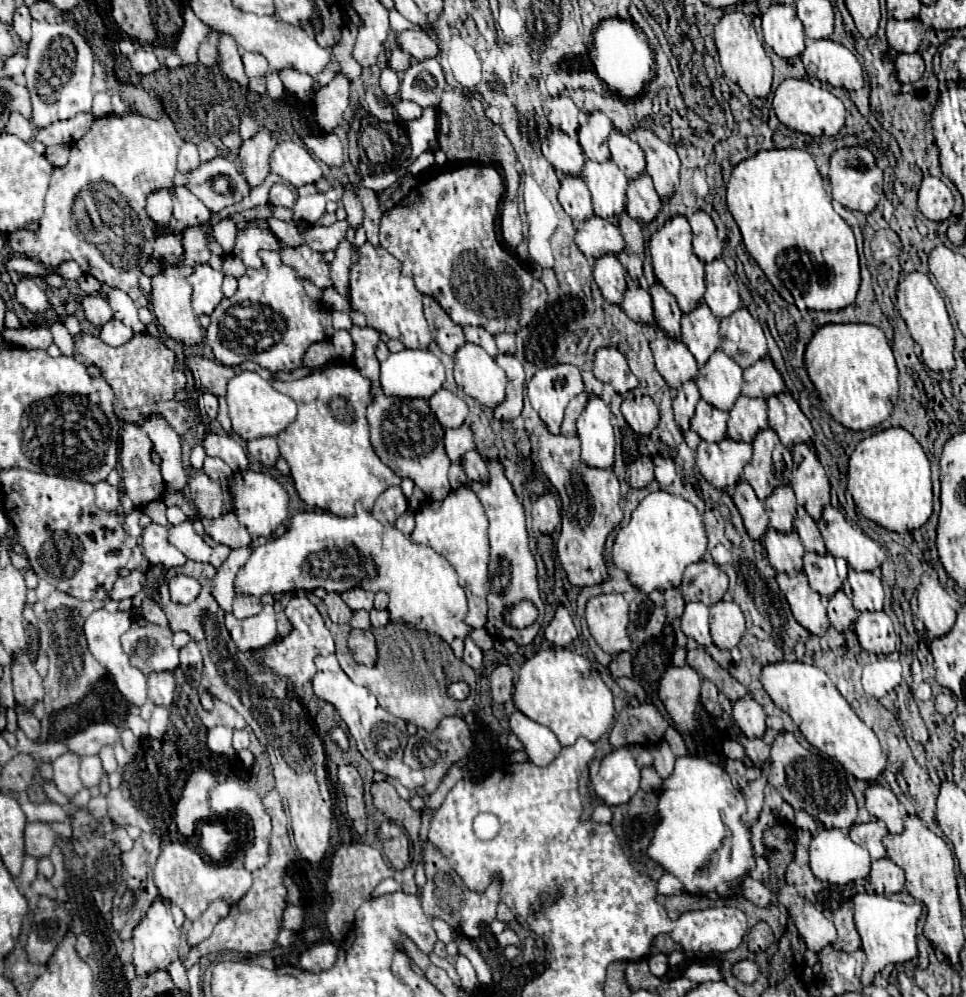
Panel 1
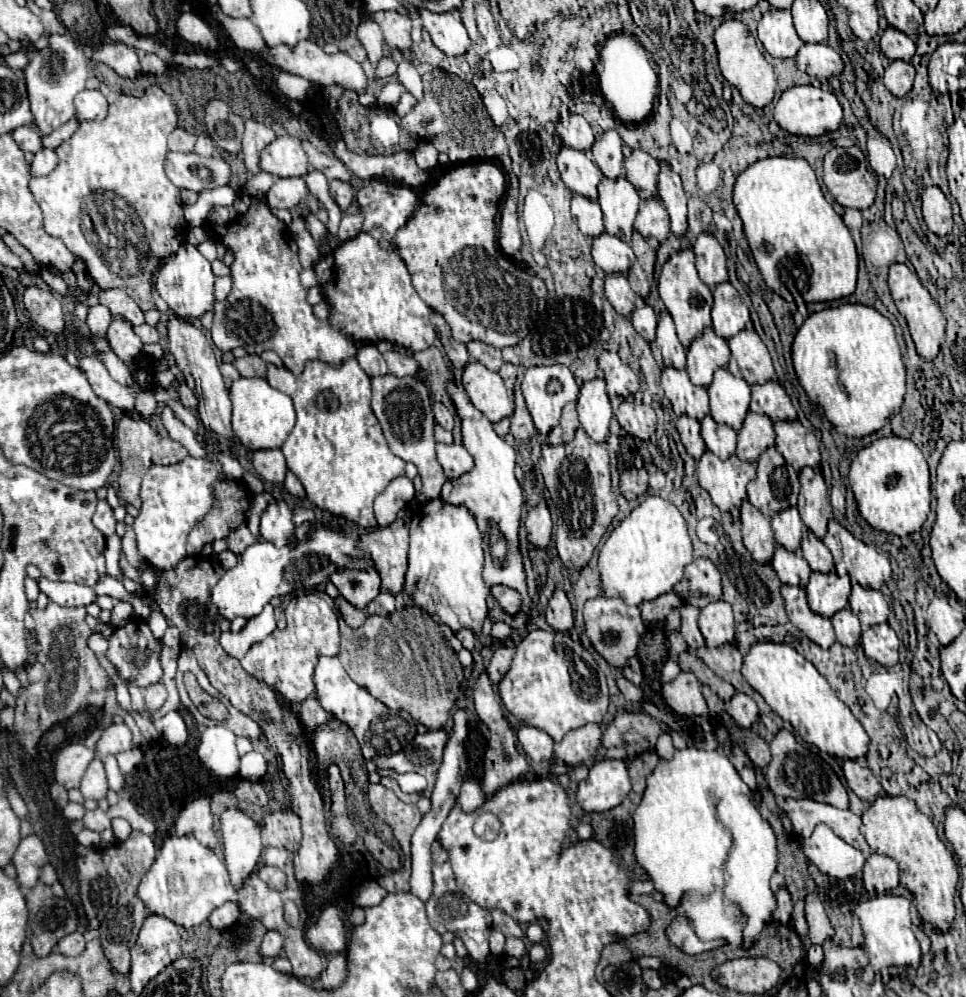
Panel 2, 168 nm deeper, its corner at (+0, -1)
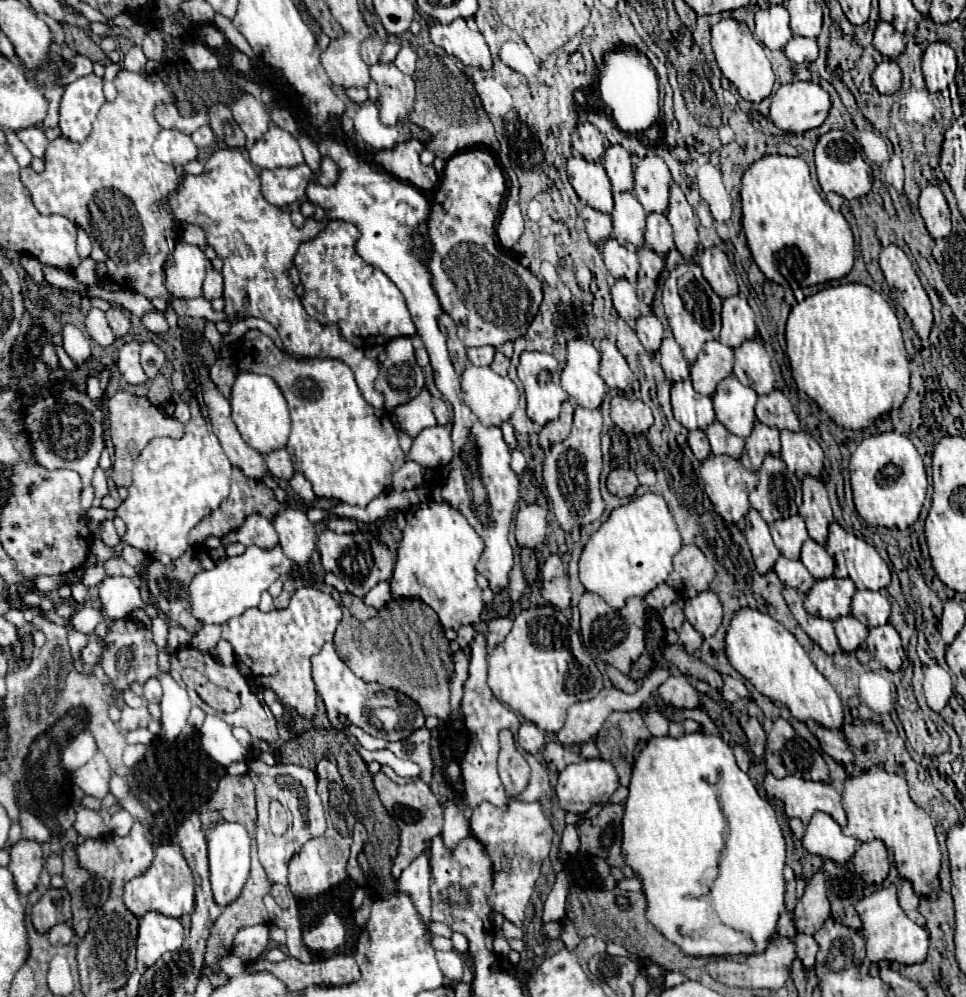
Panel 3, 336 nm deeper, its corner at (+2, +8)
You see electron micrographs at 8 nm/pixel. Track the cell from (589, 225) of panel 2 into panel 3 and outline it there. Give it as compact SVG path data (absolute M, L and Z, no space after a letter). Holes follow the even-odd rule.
M585 205L579 215L583 217L585 221L585 229L587 229L587 235L589 239L599 245L601 241L605 241L605 237L611 235L611 221L609 221L609 215L607 213L601 213L589 205Z

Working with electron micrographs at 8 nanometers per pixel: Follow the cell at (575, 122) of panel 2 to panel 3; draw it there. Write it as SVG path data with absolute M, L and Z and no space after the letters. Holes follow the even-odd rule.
M579 123L571 133L571 145L573 151L583 155L587 161L601 159L601 153L605 151L603 137L593 123Z

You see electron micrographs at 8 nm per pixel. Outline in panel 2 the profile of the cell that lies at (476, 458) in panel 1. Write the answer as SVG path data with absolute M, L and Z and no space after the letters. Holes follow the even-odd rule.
M437 444L437 460L443 466L445 478L459 478L473 468L473 458L463 444Z

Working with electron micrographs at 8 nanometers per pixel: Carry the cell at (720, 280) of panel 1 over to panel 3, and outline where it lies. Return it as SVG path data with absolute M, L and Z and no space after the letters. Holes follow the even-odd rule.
M731 295L723 301L721 311L721 333L719 341L729 347L741 345L741 341L747 341L749 337L757 335L755 327L755 315L745 299L739 295Z

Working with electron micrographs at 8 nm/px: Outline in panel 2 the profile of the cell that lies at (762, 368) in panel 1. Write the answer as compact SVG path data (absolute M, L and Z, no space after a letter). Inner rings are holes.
M777 382L751 386L751 412L767 414L773 422L779 420L797 420L797 412Z

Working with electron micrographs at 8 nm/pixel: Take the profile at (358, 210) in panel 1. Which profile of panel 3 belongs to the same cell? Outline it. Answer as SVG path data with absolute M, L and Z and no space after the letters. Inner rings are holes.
M323 157L323 161L321 161L321 175L319 175L319 183L321 183L323 187L331 187L331 185L335 185L335 183L337 183L337 179L339 179L339 167L335 165L335 161L333 161L333 159Z

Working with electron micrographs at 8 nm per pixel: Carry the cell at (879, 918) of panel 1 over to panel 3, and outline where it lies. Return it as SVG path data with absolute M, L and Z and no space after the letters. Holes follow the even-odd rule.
M895 885L877 890L877 893L869 897L863 897L855 905L855 909L863 921L863 937L867 943L869 961L887 959L887 961L899 961L899 963L911 965L911 963L921 963L925 959L927 947L929 947L929 933L903 913L903 909L899 907Z

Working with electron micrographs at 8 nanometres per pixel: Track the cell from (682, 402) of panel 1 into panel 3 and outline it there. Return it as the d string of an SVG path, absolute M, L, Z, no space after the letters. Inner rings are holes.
M701 429L689 431L687 441L689 441L689 447L691 447L693 455L695 455L699 461L703 461L703 459L711 453L711 449L709 449L709 439L707 439L705 431L701 431Z

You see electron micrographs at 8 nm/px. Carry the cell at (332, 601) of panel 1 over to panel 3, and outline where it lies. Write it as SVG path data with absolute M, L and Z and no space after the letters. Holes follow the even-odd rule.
M341 593L341 601L343 601L343 605L349 609L349 613L351 613L357 621L367 621L369 617L375 617L375 615L377 615L377 609L367 607L367 605L363 603L363 599L353 597L351 593Z

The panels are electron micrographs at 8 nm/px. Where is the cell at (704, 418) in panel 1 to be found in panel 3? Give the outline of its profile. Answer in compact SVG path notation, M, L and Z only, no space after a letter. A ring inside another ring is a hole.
M713 421L707 429L705 429L709 441L711 441L711 451L713 455L731 455L731 457L741 457L741 445L743 445L743 437L733 435L729 429L725 429L725 425L721 425L719 421Z

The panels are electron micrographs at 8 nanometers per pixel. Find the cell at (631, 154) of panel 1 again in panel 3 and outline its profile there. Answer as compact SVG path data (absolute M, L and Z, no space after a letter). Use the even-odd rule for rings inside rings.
M643 157L635 161L633 169L635 197L645 211L665 213L669 205L671 173L661 157Z

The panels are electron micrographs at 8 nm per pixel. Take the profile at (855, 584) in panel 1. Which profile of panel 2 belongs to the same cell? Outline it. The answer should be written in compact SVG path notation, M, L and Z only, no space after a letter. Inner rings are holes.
M859 584L853 586L853 592L849 596L849 606L851 606L851 612L861 620L863 630L867 626L887 622L887 616L891 612L889 604L881 592L867 590Z

